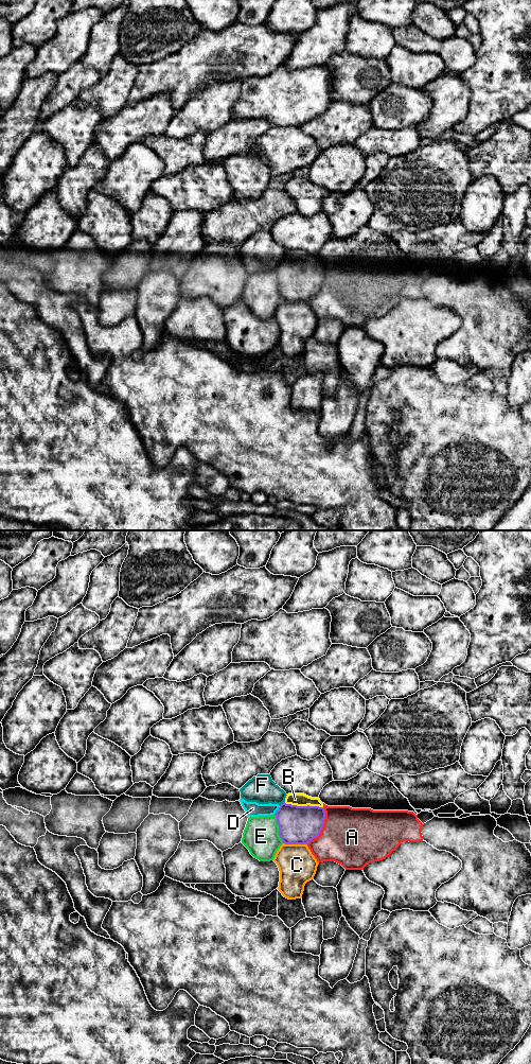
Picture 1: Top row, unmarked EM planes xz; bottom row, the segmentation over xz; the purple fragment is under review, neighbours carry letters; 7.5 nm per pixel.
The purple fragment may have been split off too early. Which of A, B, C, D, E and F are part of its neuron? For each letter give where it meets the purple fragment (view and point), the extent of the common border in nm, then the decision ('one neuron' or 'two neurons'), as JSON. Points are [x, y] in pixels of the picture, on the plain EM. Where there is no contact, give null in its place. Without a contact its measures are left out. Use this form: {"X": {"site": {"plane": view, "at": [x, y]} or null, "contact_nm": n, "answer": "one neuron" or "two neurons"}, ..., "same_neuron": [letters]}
{"A": {"site": {"plane": "xz", "at": [322, 283]}, "contact_nm": 300, "answer": "two neurons"}, "B": {"site": {"plane": "xz", "at": [303, 263]}, "contact_nm": 300, "answer": "one neuron"}, "C": {"site": {"plane": "xz", "at": [295, 300]}, "contact_nm": 180, "answer": "two neurons"}, "D": {"site": {"plane": "xz", "at": [278, 266]}, "contact_nm": 90, "answer": "two neurons"}, "E": {"site": {"plane": "xz", "at": [279, 285]}, "contact_nm": 220, "answer": "two neurons"}, "F": {"site": {"plane": "xz", "at": [282, 260]}, "contact_nm": 60, "answer": "two neurons"}, "same_neuron": ["B"]}

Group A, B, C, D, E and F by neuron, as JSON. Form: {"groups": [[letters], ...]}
{"groups": [["A"], ["B"], ["C"], ["D", "F"], ["E"]]}

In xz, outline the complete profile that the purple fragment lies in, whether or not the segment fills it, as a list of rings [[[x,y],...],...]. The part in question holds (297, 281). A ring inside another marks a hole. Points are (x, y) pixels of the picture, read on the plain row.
[[[288,250],[275,273],[283,300],[307,301],[319,293],[325,268],[319,255]]]

